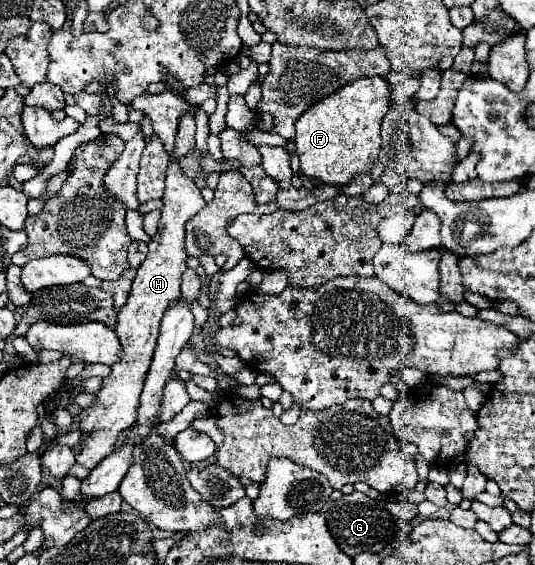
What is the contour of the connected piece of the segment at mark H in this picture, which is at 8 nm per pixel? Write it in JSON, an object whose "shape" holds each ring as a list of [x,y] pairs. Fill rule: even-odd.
{"shape":[[[185,115],[179,123],[179,133],[175,141],[175,151],[171,153],[171,165],[167,169],[167,187],[163,195],[163,209],[161,209],[161,223],[157,235],[149,243],[147,259],[141,263],[137,277],[133,279],[129,297],[123,305],[123,309],[117,313],[117,325],[115,333],[121,343],[121,359],[111,367],[109,377],[103,379],[103,387],[95,393],[95,405],[81,409],[79,413],[79,431],[83,437],[83,449],[77,455],[77,463],[69,469],[67,475],[73,475],[77,479],[87,479],[91,469],[105,459],[117,441],[117,435],[125,429],[129,429],[135,423],[137,407],[139,407],[139,395],[143,389],[143,381],[147,375],[147,369],[151,365],[151,357],[155,351],[155,343],[159,337],[159,325],[163,319],[163,313],[169,305],[177,301],[181,295],[181,275],[187,269],[185,259],[185,223],[197,215],[205,207],[205,199],[201,197],[201,191],[189,179],[183,169],[179,167],[177,159],[181,159],[193,145],[195,145],[195,119],[191,115]]]}

